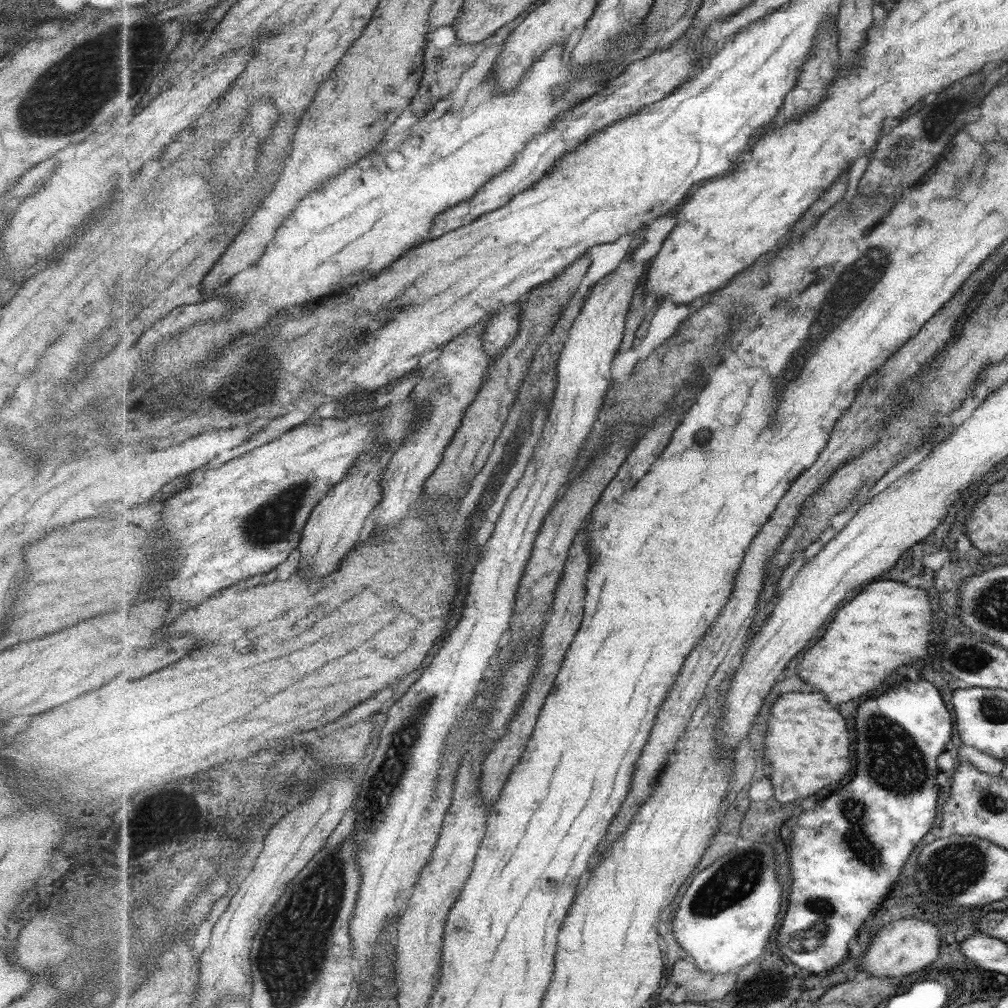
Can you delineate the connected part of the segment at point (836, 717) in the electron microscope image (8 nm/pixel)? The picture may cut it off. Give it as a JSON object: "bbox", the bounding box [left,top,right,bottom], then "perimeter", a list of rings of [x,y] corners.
{"bbox":[765,691,855,804],"perimeter":[[[819,691],[811,694],[789,692],[781,694],[771,705],[771,732],[767,736],[765,756],[775,766],[775,798],[789,804],[797,798],[813,796],[835,782],[851,778],[855,772],[853,760],[853,728]]]}

